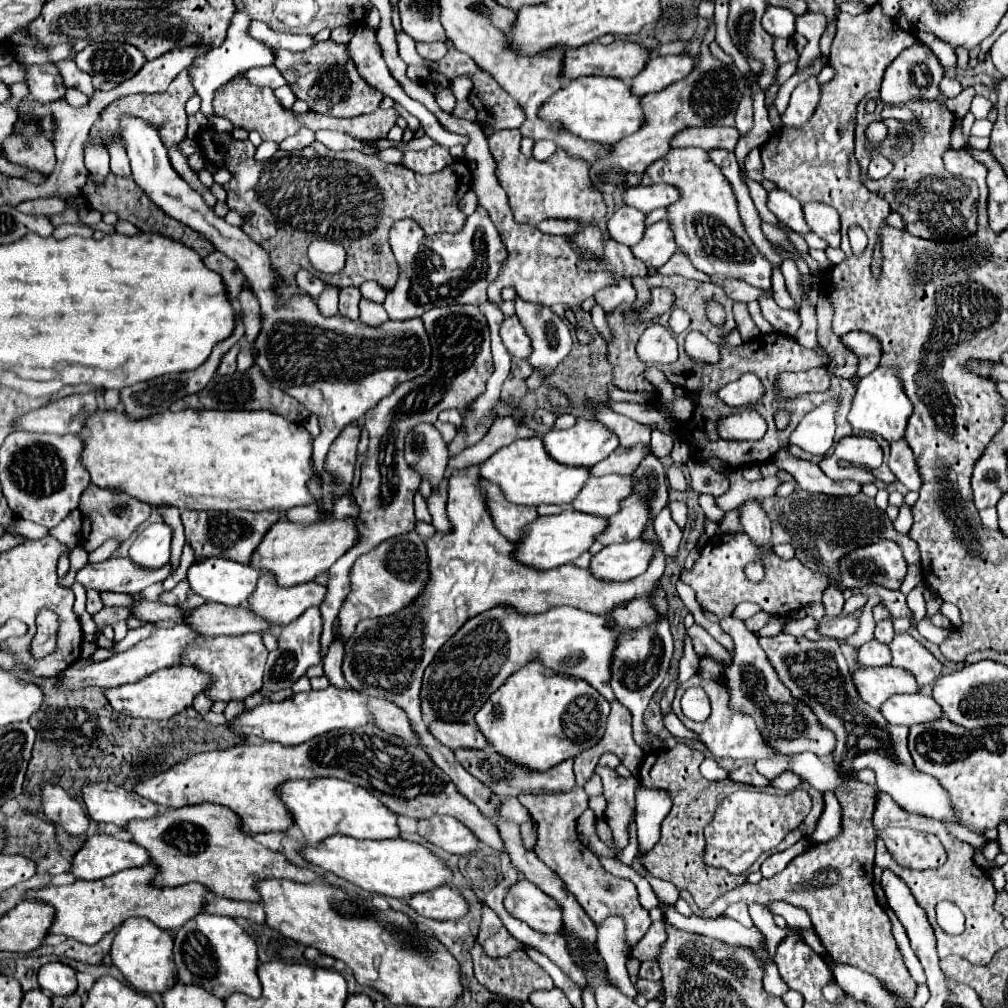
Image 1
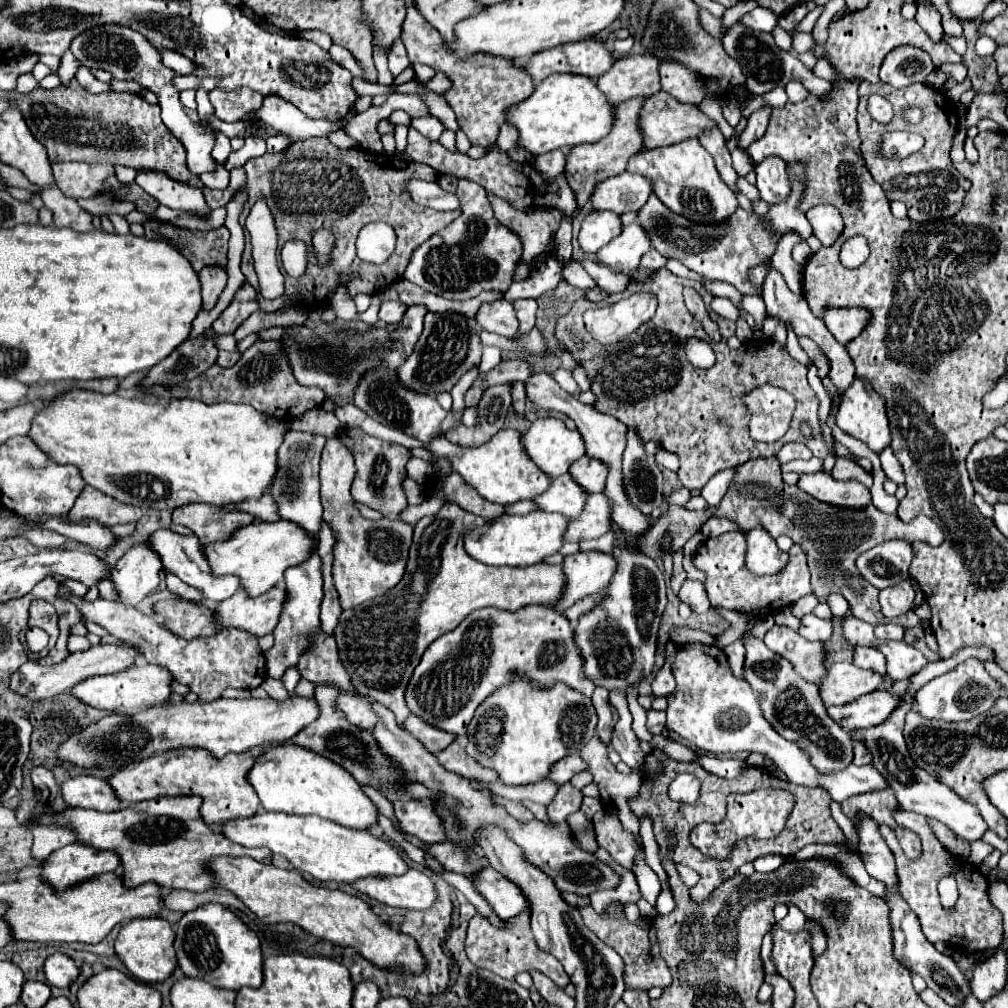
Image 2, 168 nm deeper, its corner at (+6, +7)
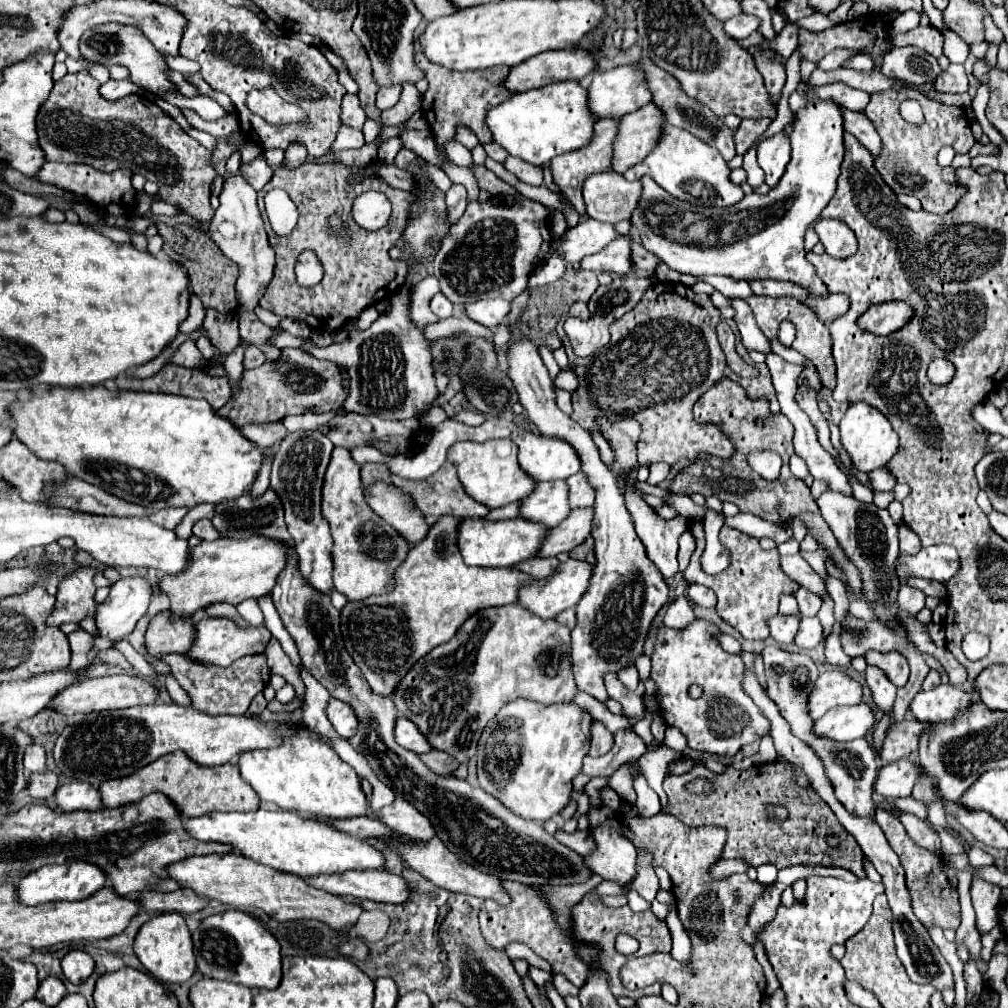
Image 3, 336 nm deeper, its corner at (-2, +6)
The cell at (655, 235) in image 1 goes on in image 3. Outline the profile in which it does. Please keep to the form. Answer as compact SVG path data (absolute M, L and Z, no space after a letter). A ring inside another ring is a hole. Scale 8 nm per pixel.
M618 237L610 241L602 251L586 257L580 261L582 269L588 271L606 271L606 273L618 273L626 275L632 269L630 263L630 237Z

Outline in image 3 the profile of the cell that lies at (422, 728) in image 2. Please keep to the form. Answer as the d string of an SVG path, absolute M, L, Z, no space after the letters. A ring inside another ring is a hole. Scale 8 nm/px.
M398 717L398 719L396 719L394 735L396 735L396 743L402 745L402 747L406 747L408 751L426 753L426 751L432 749L432 747L428 745L426 737L418 731L418 727L416 727L414 723L410 723L408 719L404 719L404 717Z

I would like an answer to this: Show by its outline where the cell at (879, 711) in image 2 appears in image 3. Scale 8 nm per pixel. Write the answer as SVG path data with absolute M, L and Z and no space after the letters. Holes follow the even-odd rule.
M858 703L852 707L830 709L822 719L814 721L812 733L832 741L854 741L866 735L874 725L874 713L868 705Z

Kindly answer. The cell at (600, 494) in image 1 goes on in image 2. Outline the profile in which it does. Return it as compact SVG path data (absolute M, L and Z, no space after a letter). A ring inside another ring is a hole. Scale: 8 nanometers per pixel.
M562 474L554 478L550 488L534 498L534 502L544 512L558 512L568 518L578 518L586 506L588 496L590 494L586 494L586 490L582 490L582 486L578 486L570 474Z

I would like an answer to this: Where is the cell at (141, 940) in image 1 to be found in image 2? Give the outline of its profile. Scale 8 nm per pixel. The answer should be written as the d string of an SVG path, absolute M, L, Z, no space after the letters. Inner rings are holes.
M134 918L120 928L114 950L134 978L138 978L140 982L154 984L166 980L178 966L172 942L174 942L174 930L164 918Z

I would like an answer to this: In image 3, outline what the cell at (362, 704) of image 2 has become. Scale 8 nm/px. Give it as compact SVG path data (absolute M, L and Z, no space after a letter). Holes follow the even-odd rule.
M330 699L326 713L328 713L328 719L330 719L330 723L334 725L334 729L336 729L336 733L340 737L348 739L348 737L352 737L356 733L356 727L358 727L356 715L344 701Z

